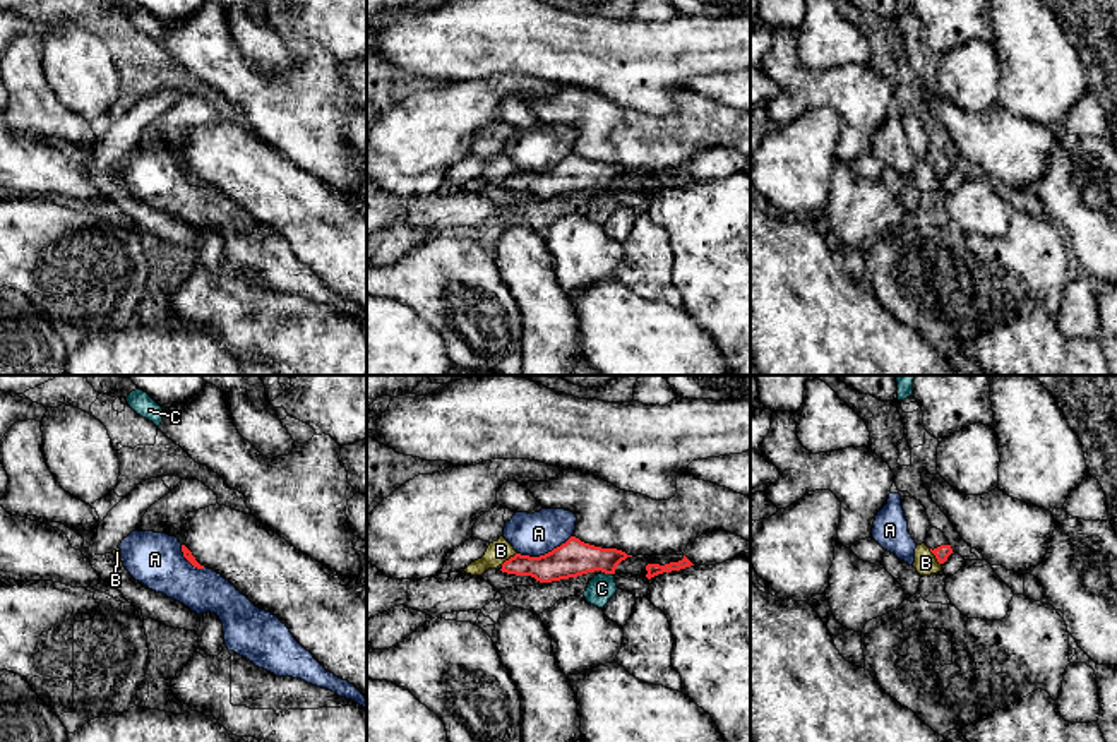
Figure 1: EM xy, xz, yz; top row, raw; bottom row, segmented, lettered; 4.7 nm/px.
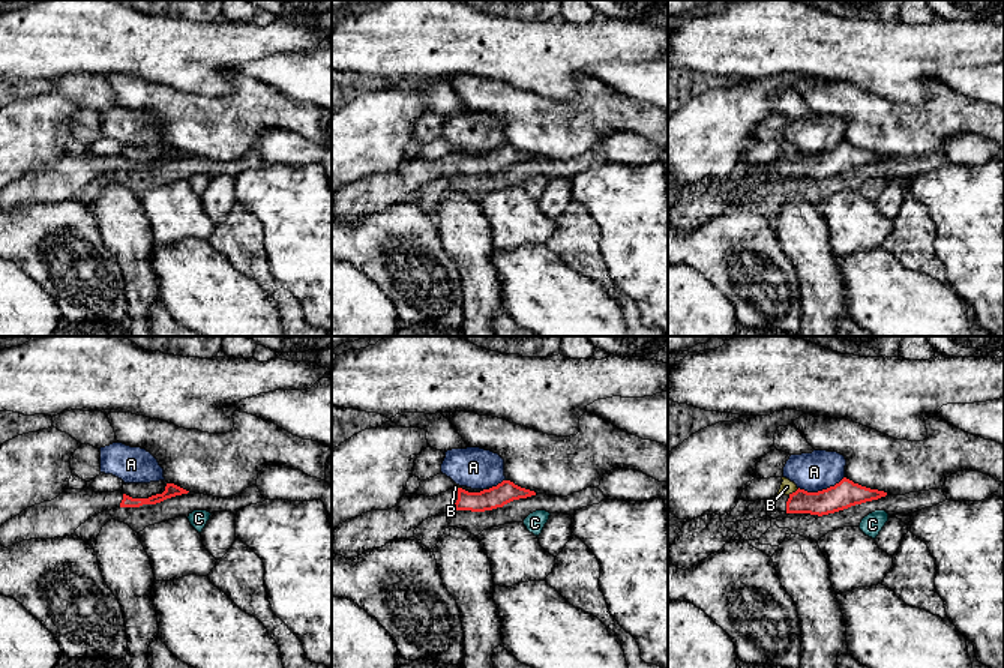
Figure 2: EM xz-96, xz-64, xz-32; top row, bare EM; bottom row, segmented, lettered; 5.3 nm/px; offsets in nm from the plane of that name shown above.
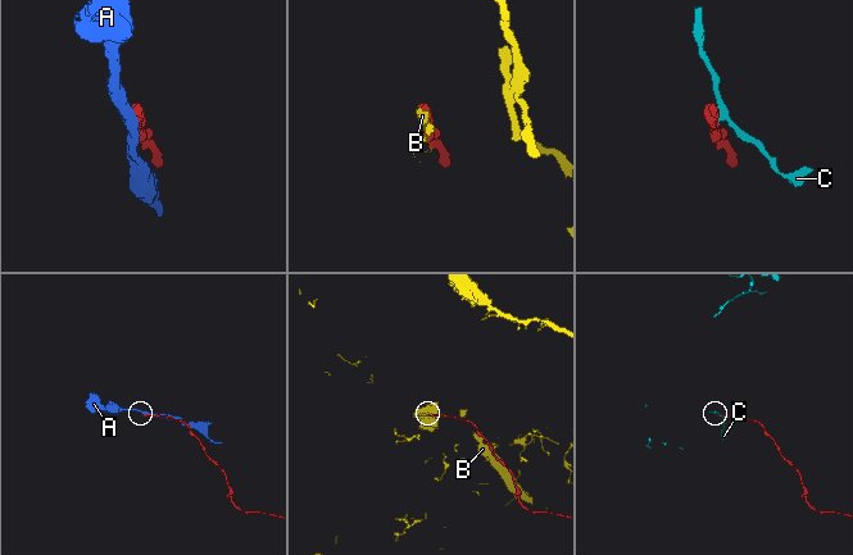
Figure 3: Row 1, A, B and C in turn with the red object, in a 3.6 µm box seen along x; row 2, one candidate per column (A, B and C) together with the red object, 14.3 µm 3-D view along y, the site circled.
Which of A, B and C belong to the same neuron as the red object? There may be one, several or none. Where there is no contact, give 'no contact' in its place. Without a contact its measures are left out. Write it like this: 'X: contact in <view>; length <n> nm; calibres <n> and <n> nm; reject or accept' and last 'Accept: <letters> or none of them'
A: contact in xz; length 280 nm; calibres 170 and 200 nm; reject
B: contact in yz; length 100 nm; calibres 70 and 110 nm; reject
C: contact in xz; length 60 nm; calibres 170 and 120 nm; reject
Accept: none of them

